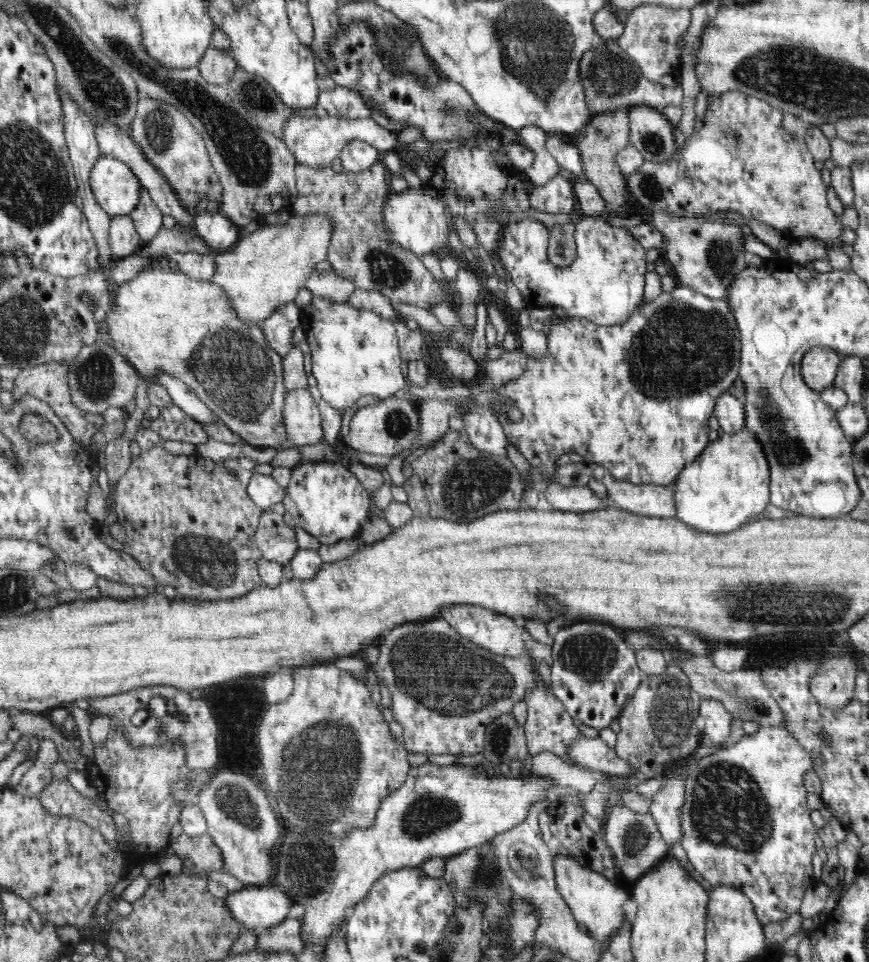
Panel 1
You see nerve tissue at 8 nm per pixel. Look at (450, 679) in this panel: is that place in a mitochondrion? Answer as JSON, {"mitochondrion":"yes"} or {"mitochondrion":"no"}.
{"mitochondrion":"yes"}

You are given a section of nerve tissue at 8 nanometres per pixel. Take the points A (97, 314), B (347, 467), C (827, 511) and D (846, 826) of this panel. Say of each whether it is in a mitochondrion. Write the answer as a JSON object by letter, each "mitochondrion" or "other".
{"A":"other","B":"other","C":"other","D":"other"}

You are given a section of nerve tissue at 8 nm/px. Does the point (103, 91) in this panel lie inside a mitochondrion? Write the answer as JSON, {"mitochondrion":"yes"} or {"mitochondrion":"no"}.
{"mitochondrion":"yes"}

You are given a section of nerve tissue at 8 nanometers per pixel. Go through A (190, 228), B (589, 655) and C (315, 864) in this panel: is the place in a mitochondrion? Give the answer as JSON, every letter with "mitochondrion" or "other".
{"A":"other","B":"mitochondrion","C":"mitochondrion"}

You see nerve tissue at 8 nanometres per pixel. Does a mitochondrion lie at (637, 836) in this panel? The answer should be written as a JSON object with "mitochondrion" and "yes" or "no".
{"mitochondrion":"yes"}

